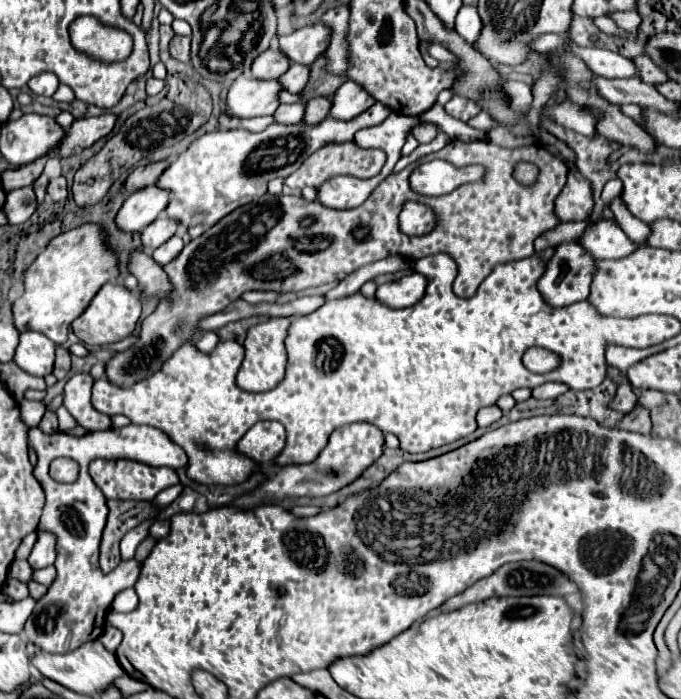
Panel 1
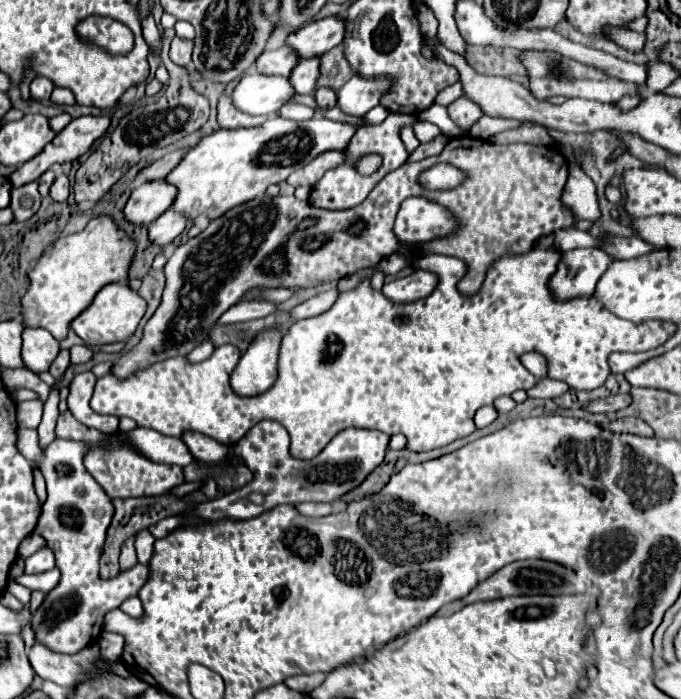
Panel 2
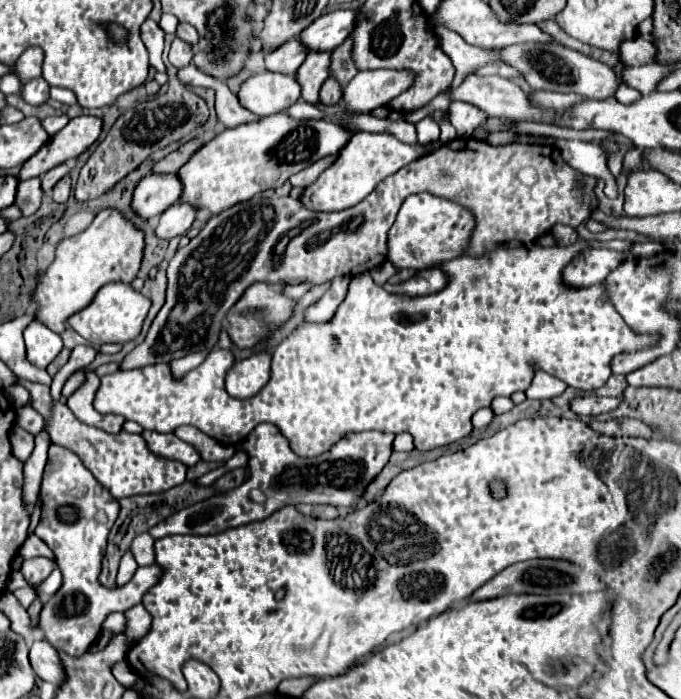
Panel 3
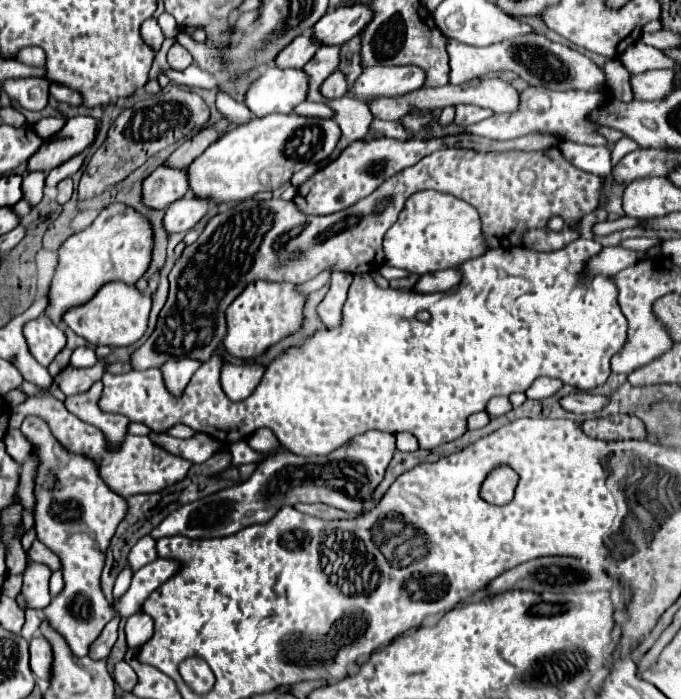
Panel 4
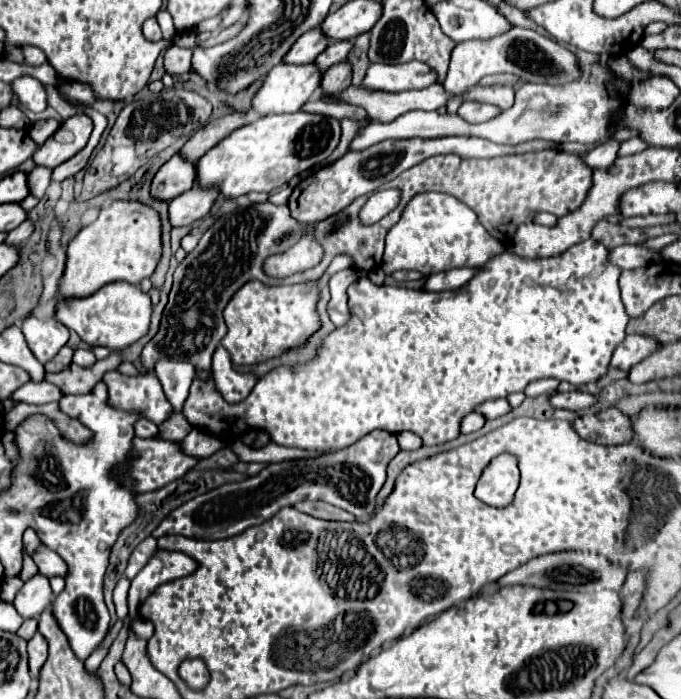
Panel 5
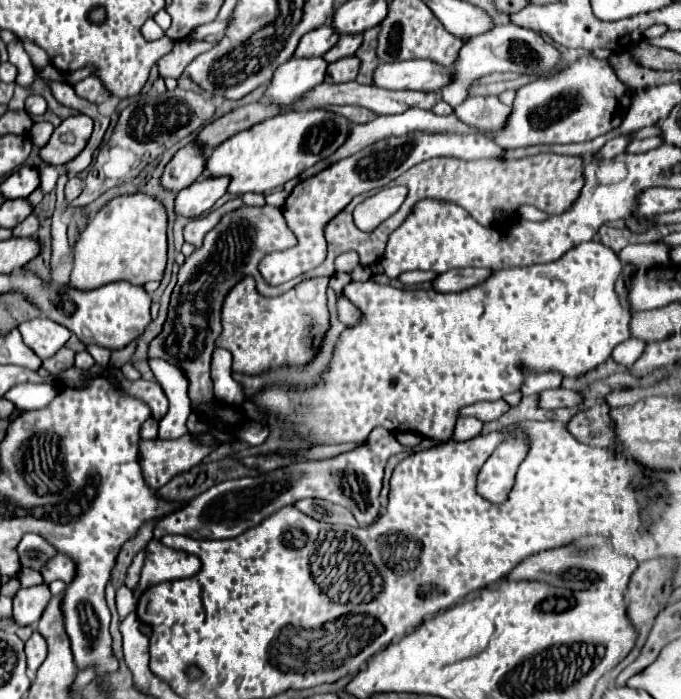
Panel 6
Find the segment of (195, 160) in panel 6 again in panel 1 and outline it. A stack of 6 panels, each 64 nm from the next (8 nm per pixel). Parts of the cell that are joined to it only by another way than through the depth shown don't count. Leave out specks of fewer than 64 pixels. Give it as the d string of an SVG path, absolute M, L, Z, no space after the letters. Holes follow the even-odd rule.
M146 186L134 190L116 216L116 224L126 232L136 232L146 228L152 220L162 214L166 204L170 202L170 190L160 186Z

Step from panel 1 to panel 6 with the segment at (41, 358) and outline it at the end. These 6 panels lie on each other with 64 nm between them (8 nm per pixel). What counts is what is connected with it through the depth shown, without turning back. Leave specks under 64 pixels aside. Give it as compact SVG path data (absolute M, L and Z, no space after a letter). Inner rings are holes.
M34 318L18 326L22 340L44 360L54 356L72 336L72 332L48 318Z

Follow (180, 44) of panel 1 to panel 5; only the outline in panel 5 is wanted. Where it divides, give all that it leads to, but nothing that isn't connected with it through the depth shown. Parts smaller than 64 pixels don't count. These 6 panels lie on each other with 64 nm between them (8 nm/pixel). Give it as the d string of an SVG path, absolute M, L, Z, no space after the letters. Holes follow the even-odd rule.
M172 46L166 54L164 54L164 70L172 76L184 74L190 70L190 62L192 62L192 50L190 48L180 48L180 46Z

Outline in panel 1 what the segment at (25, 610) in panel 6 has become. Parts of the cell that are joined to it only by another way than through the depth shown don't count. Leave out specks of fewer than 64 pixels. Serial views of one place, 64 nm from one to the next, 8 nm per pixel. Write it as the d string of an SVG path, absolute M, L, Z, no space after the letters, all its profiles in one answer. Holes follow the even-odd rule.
M38 532L38 542L32 550L32 554L28 556L28 562L34 570L38 568L46 568L46 566L52 566L54 560L56 560L56 550L54 550L54 536L52 534L46 534L46 532Z

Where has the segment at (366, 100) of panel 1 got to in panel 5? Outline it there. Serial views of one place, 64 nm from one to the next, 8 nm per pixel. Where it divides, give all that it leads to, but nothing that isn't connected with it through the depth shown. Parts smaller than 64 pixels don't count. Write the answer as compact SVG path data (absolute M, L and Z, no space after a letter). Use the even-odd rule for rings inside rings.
M424 62L406 64L372 64L364 78L364 86L372 90L402 92L414 88L428 88L438 82L436 72Z

